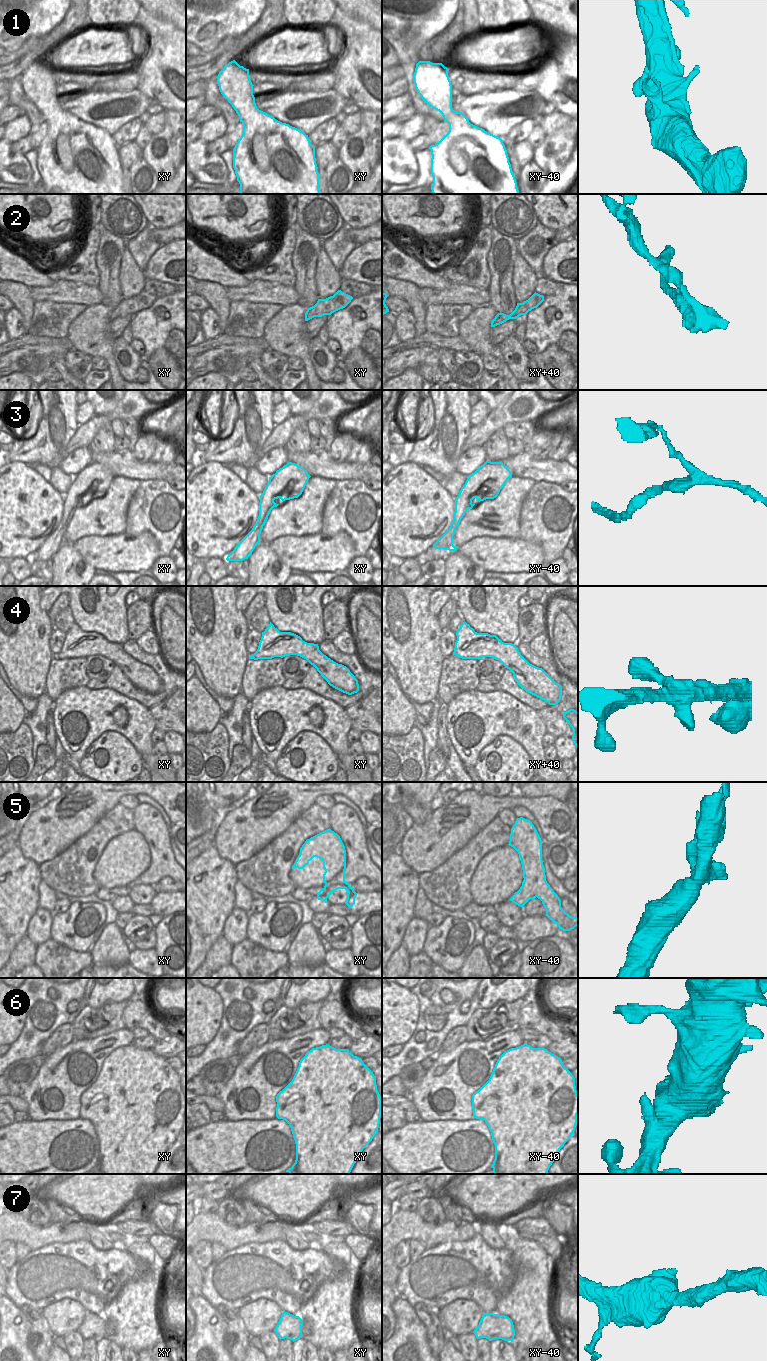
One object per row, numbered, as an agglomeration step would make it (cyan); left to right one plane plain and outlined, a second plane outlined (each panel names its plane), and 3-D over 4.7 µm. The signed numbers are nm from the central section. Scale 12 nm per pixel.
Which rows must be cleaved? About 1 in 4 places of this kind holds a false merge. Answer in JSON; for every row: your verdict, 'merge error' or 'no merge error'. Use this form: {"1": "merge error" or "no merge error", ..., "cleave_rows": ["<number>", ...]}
{"1": "no merge error", "2": "no merge error", "3": "no merge error", "4": "no merge error", "5": "merge error", "6": "no merge error", "7": "no merge error", "cleave_rows": ["5"]}

